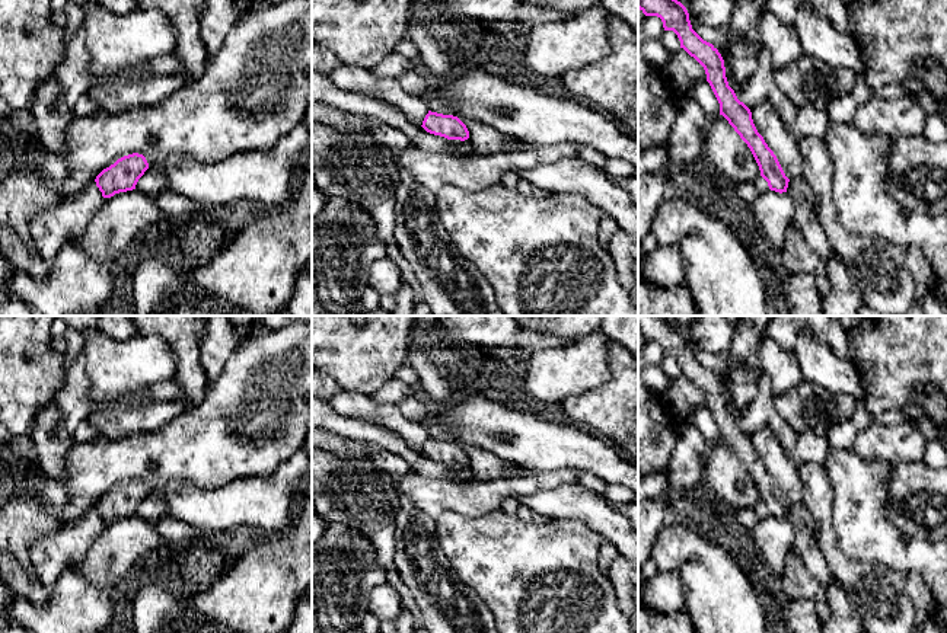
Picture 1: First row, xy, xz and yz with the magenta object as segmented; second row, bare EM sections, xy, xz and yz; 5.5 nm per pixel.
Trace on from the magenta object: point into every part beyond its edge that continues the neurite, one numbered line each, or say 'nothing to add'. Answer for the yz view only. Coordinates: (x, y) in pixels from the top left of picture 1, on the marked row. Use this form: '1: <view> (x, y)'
1: yz (806, 219)

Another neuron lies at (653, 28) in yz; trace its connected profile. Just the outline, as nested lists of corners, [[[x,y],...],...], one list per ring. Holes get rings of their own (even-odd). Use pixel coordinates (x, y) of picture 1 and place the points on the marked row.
[[[645,16],[640,25],[647,39],[659,39],[664,32],[663,22],[657,16]]]

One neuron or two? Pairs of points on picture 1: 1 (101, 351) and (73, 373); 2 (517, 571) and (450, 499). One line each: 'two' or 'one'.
1: two
2: two

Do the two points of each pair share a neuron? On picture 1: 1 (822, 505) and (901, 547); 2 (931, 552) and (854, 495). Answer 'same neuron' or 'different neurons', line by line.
1: different neurons
2: same neuron

